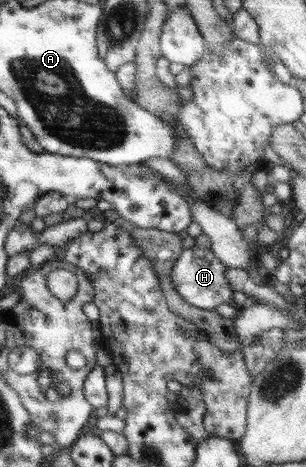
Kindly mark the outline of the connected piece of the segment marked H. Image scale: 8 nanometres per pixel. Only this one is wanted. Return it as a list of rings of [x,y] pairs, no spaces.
[[[194,246],[184,249],[184,252],[178,256],[176,264],[172,266],[170,277],[172,277],[174,288],[184,301],[198,308],[215,311],[220,304],[234,304],[234,289],[230,287],[226,278],[228,268],[228,265],[216,258],[211,248]]]

